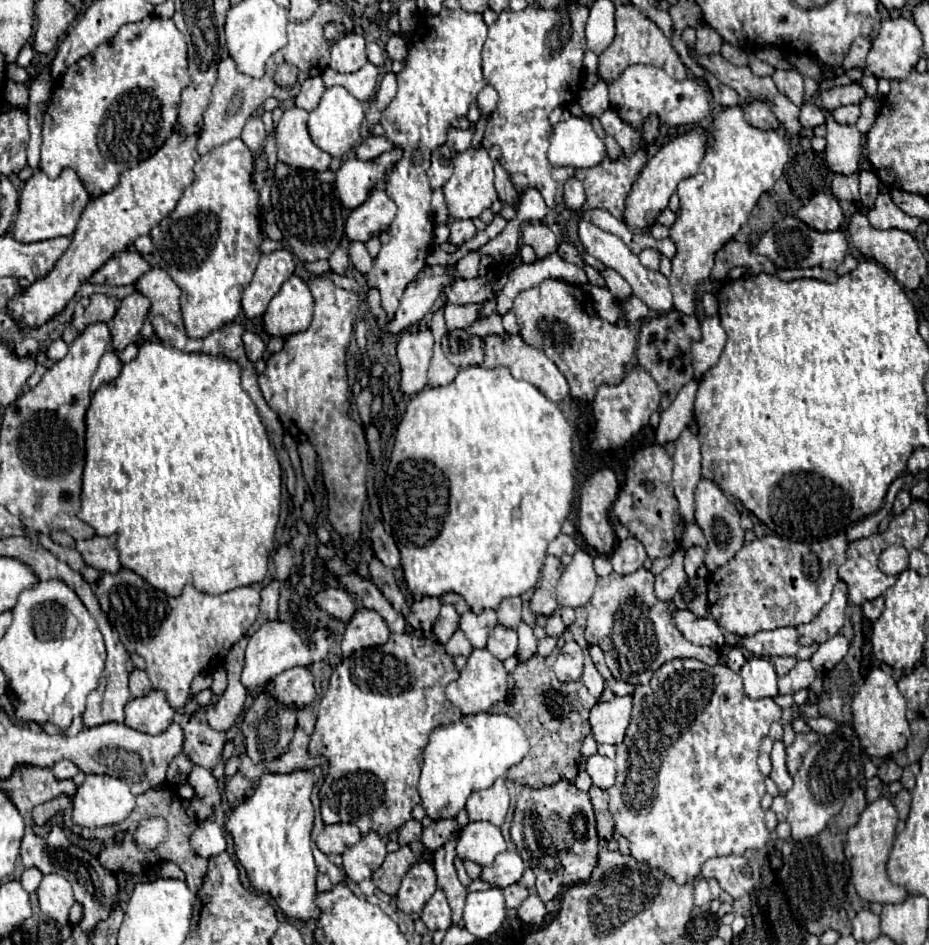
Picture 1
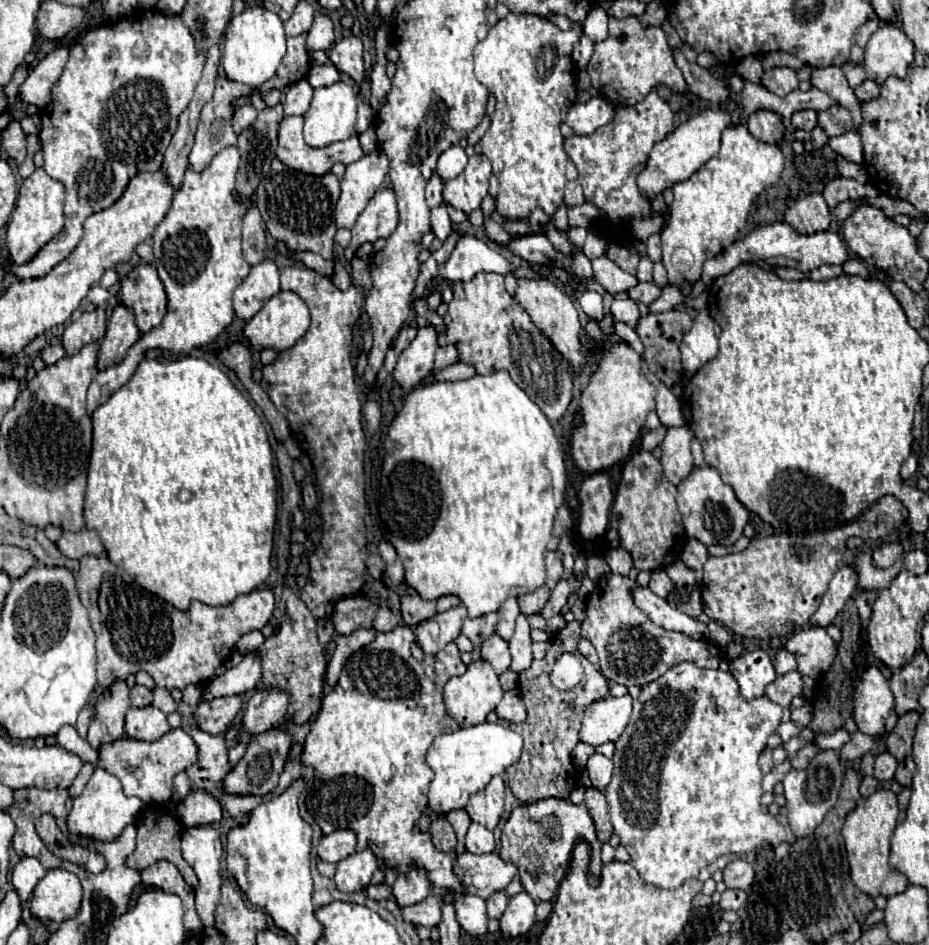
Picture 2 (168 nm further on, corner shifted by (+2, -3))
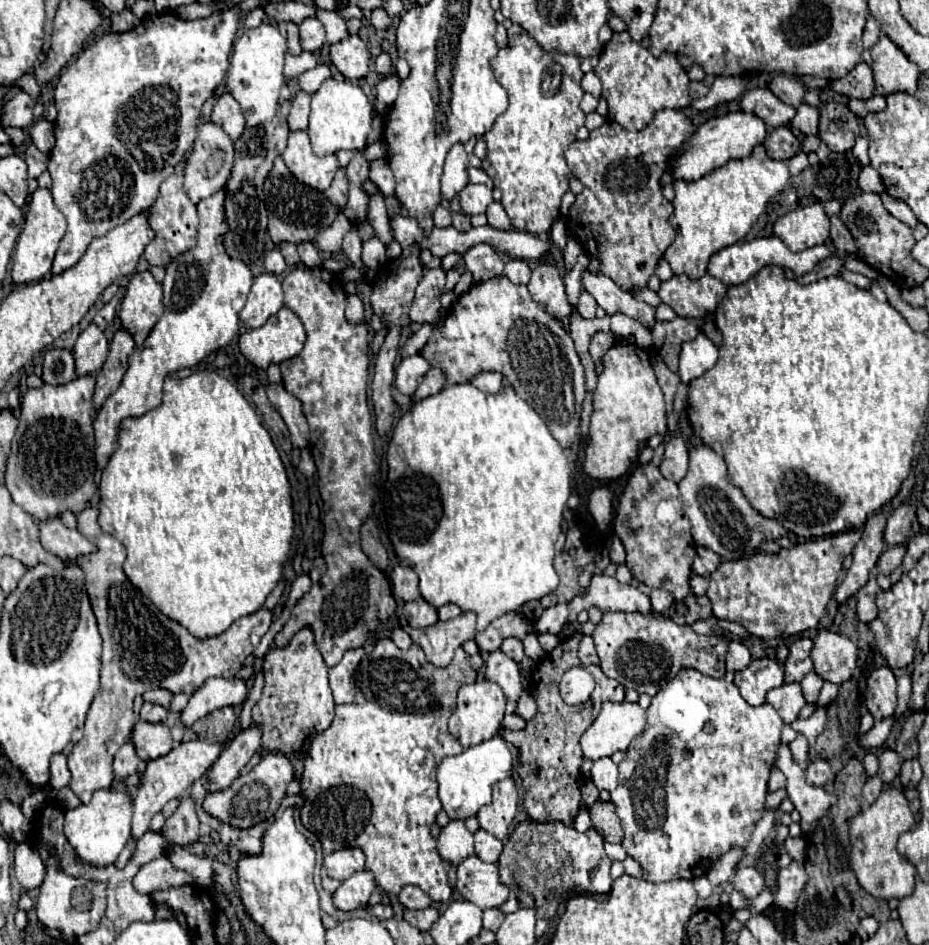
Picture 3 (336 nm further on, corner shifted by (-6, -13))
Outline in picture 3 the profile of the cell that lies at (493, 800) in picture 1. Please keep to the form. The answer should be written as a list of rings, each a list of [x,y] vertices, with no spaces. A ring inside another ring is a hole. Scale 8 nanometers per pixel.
[[[511,777],[499,781],[493,787],[493,801],[479,809],[477,821],[481,829],[489,831],[495,837],[507,837],[509,835],[509,823],[515,817],[517,811],[517,787]]]

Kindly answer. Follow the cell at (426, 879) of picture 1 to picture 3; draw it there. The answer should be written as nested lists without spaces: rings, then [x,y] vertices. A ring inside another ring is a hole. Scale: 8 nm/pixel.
[[[409,885],[403,887],[399,893],[399,901],[407,907],[407,909],[427,909],[431,905],[431,899],[427,893],[423,893],[419,887]]]

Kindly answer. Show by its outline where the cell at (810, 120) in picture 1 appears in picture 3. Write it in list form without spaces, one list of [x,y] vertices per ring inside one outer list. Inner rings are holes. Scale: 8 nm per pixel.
[[[803,103],[797,109],[797,115],[791,121],[791,127],[799,129],[803,135],[817,135],[817,129],[819,129],[819,109]]]

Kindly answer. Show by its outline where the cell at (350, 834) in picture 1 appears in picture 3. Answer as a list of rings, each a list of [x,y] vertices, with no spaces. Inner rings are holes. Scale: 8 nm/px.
[[[357,847],[333,851],[333,853],[325,855],[325,869],[327,869],[327,875],[329,877],[339,879],[339,881],[345,881],[355,871],[365,869],[365,855]]]

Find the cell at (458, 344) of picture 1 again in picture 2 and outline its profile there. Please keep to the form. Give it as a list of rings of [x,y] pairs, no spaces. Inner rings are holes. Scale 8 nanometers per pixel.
[[[453,345],[439,347],[439,349],[437,349],[437,355],[435,355],[435,365],[433,365],[427,381],[433,377],[433,373],[437,373],[437,371],[441,371],[441,369],[445,369],[445,367],[457,363],[457,361],[459,361],[459,353],[457,353],[457,349],[455,349]]]

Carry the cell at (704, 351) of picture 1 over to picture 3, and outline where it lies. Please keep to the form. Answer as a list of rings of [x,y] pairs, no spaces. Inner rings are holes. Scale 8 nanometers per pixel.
[[[701,331],[693,341],[683,343],[679,359],[679,377],[683,383],[691,383],[709,371],[719,359],[719,347]]]

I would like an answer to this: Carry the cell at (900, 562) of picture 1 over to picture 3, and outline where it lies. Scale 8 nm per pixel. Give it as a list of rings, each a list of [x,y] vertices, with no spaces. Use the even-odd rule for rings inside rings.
[[[903,545],[887,547],[887,549],[881,553],[879,561],[877,561],[877,571],[879,571],[879,573],[883,573],[883,575],[893,573],[893,571],[901,565],[903,557],[905,557],[905,547],[903,547]]]

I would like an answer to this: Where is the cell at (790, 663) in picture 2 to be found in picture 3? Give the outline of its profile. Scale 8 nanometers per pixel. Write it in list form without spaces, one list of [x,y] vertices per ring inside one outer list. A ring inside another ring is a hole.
[[[793,639],[791,647],[789,647],[789,657],[783,663],[785,683],[801,681],[813,669],[811,657],[809,657],[811,647],[813,647],[811,639]]]

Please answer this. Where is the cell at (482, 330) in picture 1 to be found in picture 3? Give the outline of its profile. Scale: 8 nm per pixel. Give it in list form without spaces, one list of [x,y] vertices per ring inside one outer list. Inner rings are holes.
[[[443,267],[425,271],[423,279],[417,285],[415,299],[413,299],[413,305],[409,311],[411,321],[415,321],[419,325],[429,323],[433,327],[439,327],[443,323],[439,297],[445,289],[445,275],[447,275],[447,271]]]

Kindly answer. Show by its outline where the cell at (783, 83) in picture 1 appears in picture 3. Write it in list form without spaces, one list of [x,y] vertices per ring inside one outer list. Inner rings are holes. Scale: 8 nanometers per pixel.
[[[775,75],[771,81],[771,91],[787,105],[797,107],[803,103],[803,95],[805,95],[805,87],[801,81],[797,81],[795,77],[789,75]]]

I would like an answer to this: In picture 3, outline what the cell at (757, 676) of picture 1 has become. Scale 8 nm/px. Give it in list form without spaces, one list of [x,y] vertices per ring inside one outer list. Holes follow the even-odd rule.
[[[769,657],[753,659],[747,669],[735,673],[735,685],[749,705],[763,705],[767,691],[783,685],[783,667]]]

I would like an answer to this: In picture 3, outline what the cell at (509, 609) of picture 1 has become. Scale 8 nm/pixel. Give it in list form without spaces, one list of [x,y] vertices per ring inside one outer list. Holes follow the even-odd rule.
[[[517,637],[505,639],[503,645],[501,645],[501,651],[507,653],[507,655],[509,655],[513,661],[517,661],[517,663],[525,657],[525,653],[523,653],[523,643],[521,643],[521,639],[517,639]]]

